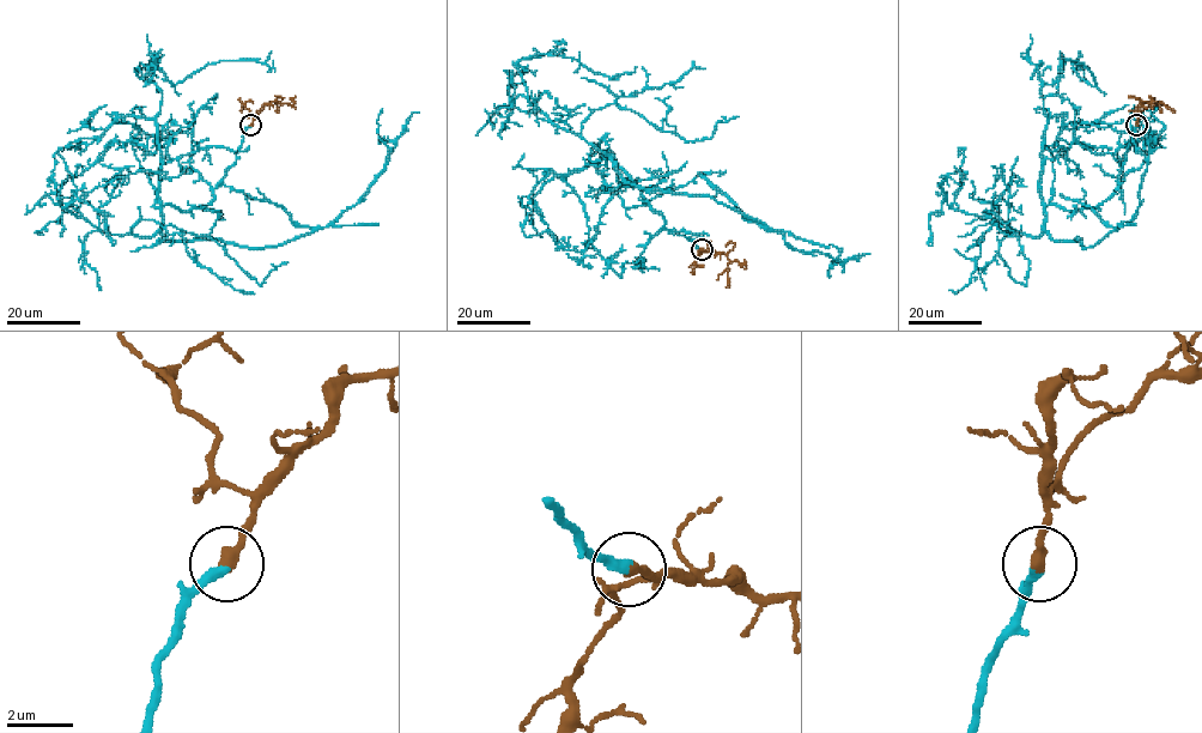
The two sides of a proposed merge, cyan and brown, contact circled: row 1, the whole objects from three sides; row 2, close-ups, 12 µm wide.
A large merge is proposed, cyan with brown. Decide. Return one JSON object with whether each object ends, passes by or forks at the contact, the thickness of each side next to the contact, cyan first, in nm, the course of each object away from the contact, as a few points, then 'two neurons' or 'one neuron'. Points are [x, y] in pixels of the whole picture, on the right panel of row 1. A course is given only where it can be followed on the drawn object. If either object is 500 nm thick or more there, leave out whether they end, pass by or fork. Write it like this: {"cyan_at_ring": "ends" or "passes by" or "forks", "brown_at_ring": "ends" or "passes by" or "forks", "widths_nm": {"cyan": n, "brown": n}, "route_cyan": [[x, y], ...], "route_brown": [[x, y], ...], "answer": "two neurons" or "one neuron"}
{"cyan_at_ring": "ends", "brown_at_ring": "ends", "widths_nm": {"cyan": 280, "brown": 380}, "route_cyan": [[1136, 125], [1110, 197], [1044, 207], [1054, 240], [1094, 246], [1137, 212], [1165, 127], [1146, 108]], "route_brown": [[1137, 125], [1141, 102], [1157, 101], [1175, 113]], "answer": "one neuron"}

